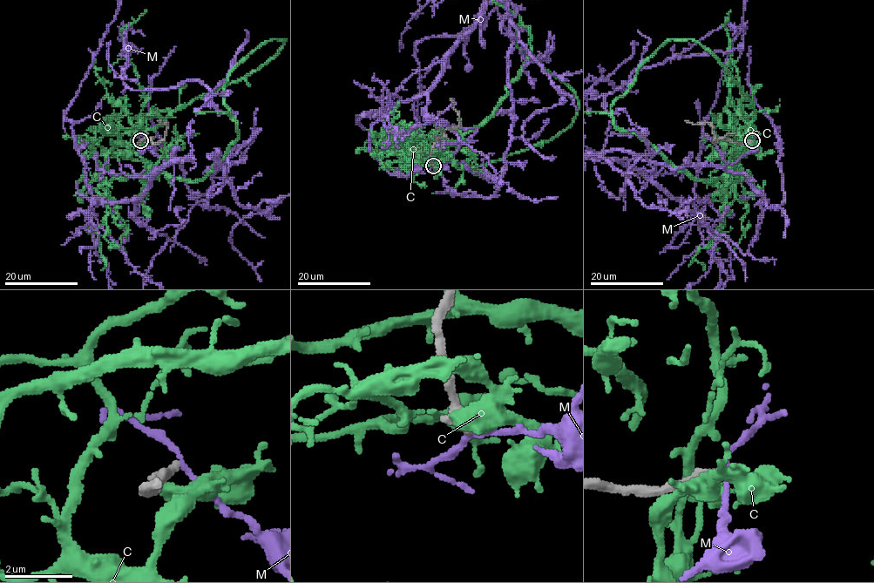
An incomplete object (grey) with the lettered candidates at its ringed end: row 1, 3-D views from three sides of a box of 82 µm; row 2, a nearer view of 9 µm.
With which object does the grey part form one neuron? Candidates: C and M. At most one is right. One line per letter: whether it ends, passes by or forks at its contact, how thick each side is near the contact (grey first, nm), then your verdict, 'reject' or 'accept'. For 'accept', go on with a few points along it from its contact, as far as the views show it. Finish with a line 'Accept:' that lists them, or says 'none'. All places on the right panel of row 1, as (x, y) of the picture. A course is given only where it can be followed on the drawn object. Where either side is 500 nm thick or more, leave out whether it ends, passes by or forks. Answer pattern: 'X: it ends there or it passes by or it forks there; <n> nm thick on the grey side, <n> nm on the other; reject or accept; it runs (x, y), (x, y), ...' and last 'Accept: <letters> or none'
C: it ends there; 380 nm thick on the grey side, 480 nm on the other; reject
M: it passes by; 320 nm thick on the grey side, 130 nm on the other; reject
Accept: none

